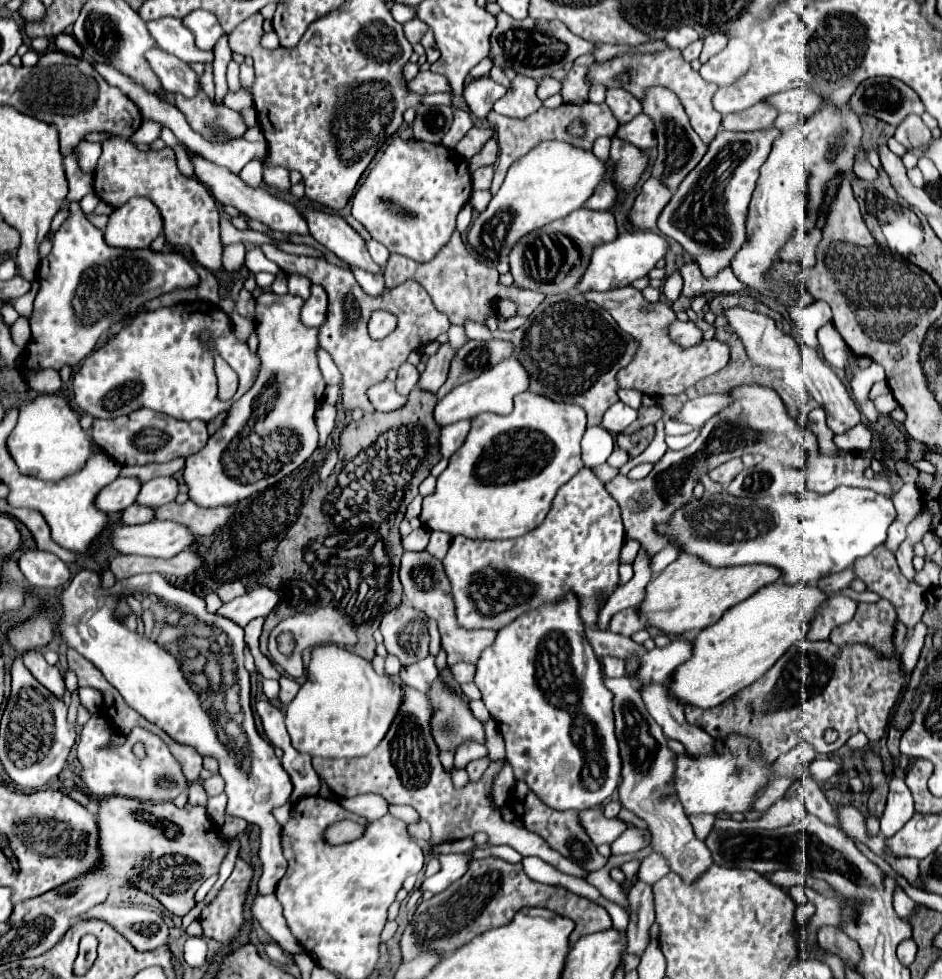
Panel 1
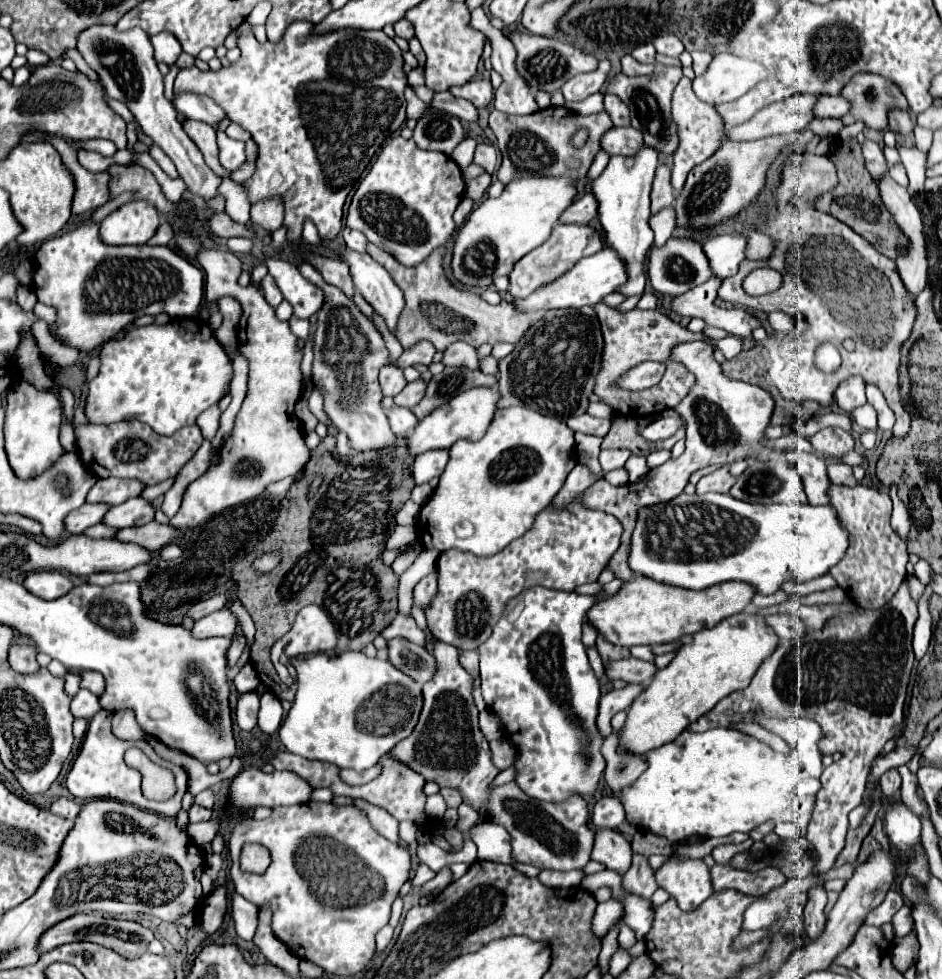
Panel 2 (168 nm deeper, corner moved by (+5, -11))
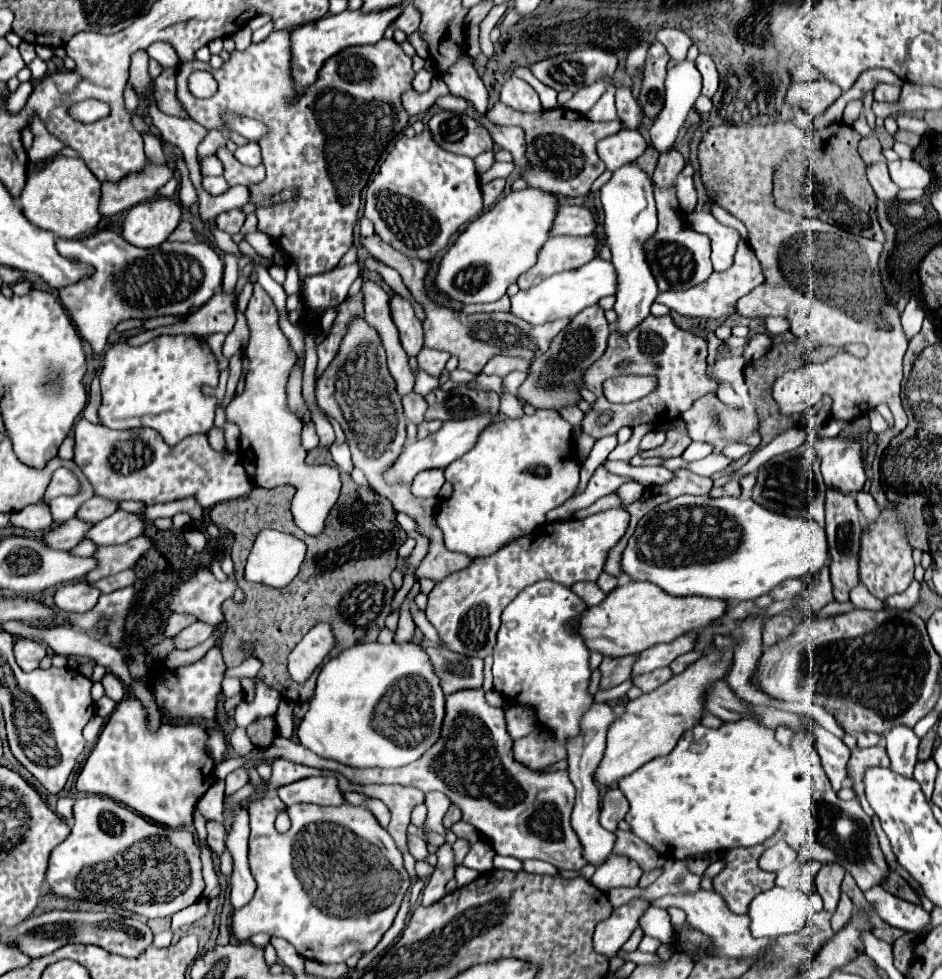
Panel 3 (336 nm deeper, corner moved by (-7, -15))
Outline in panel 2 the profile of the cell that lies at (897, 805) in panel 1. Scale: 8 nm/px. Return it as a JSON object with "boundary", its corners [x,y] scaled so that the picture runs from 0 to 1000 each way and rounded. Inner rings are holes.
{"boundary":[[[945,784],[943,789],[938,789],[938,791],[934,793],[932,803],[934,803],[934,807],[936,807],[936,811],[938,811],[941,815],[947,815],[947,813],[955,807],[955,799],[958,799],[958,795],[955,795],[953,787],[951,787],[951,784]]]}

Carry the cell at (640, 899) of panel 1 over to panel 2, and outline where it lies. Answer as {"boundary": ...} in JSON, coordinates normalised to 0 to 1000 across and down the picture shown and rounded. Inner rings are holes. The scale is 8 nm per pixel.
{"boundary":[[[671,872],[671,885],[660,895],[660,907],[669,909],[671,913],[677,913],[682,917],[690,917],[694,913],[694,909],[699,905],[694,899],[694,889],[688,883],[688,874]]]}

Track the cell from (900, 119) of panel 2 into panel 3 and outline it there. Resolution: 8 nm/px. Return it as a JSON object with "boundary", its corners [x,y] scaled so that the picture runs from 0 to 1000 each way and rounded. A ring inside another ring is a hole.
{"boundary":[[[934,86],[930,92],[928,92],[928,100],[932,104],[953,104],[955,100],[955,90],[953,88],[943,88],[943,86]]]}

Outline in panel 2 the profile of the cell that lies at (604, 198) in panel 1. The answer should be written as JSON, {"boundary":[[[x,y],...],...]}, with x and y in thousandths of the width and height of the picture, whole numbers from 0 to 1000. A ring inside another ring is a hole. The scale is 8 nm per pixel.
{"boundary":[[[628,198],[618,200],[616,204],[609,204],[601,217],[597,217],[594,227],[597,229],[624,229],[635,217],[633,202]]]}

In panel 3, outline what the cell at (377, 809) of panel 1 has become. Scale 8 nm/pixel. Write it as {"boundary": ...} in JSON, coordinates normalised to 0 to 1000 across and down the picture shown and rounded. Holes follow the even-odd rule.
{"boundary":[[[433,852],[433,870],[442,878],[450,878],[454,874],[454,864],[452,864],[450,856],[448,854],[439,854],[439,852]]]}

